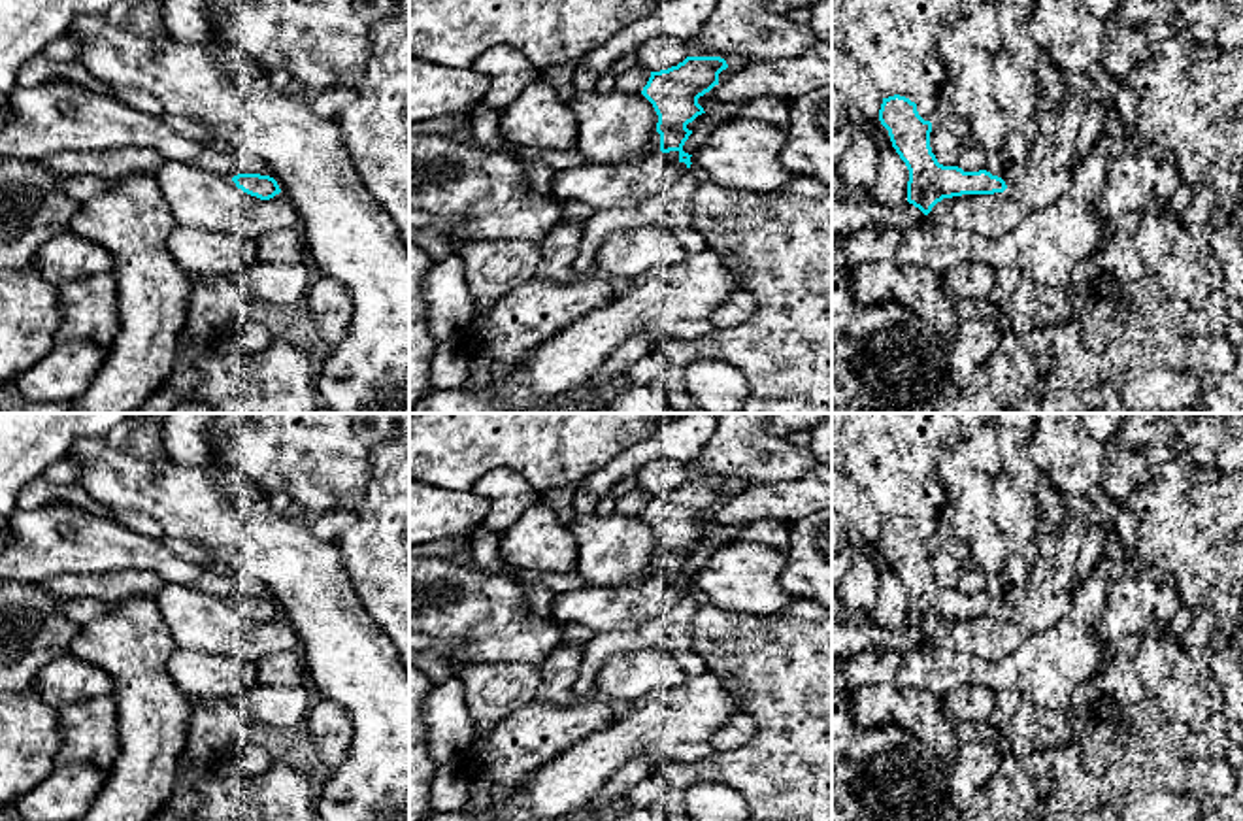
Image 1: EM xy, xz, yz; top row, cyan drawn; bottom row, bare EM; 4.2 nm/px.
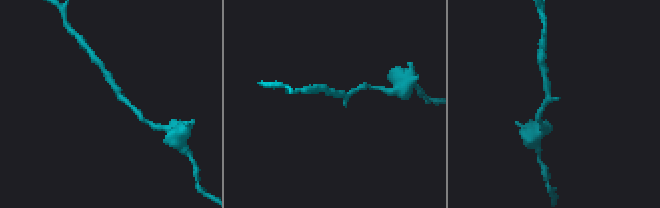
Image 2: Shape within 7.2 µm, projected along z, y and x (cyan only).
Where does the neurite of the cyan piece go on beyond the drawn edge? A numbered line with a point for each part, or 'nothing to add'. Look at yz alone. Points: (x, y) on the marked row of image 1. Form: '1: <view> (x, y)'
nothing to add

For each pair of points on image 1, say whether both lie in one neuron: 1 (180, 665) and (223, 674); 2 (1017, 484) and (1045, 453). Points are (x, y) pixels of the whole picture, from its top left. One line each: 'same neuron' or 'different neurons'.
1: same neuron
2: different neurons

